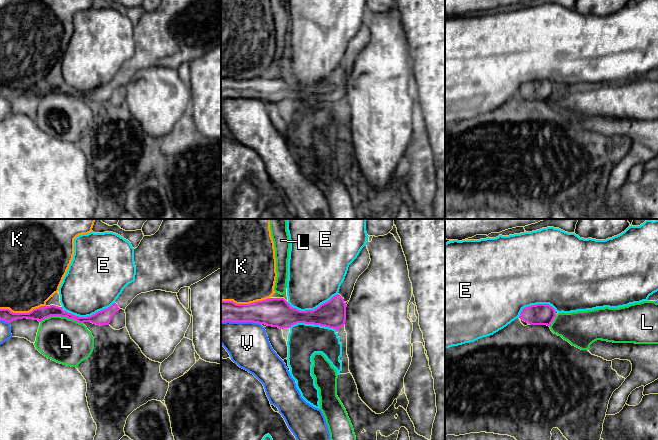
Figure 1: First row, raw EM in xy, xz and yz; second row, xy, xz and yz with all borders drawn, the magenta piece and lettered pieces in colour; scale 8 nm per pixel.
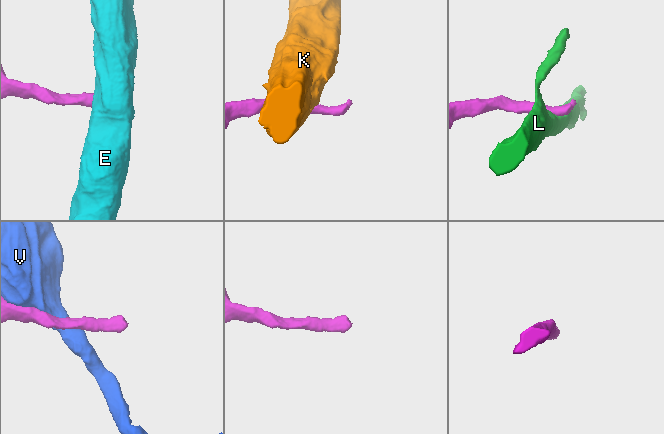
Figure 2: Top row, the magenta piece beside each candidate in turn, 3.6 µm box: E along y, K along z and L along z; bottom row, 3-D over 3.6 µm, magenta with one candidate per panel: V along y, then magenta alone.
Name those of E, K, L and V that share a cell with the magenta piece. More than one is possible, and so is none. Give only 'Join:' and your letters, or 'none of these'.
Join: none of these

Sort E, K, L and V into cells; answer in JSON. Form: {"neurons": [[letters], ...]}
{"neurons": [["E"], ["K"], ["L"], ["V"]]}

